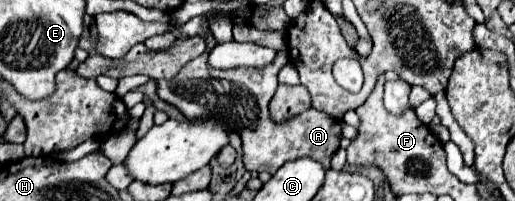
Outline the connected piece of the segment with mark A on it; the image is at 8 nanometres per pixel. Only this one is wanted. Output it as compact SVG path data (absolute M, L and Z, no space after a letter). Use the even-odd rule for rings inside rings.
M286 49L278 51L278 57L272 65L262 69L210 69L206 65L206 53L200 59L188 61L178 77L170 81L158 81L158 95L176 105L188 119L218 119L230 131L238 131L242 139L244 151L244 167L248 171L268 171L274 175L278 167L286 161L294 161L298 157L310 157L320 161L326 169L330 167L332 155L338 151L342 141L342 125L344 119L332 117L318 109L308 109L288 121L276 123L272 121L269 111L269 100L278 86L278 73L288 62Z

